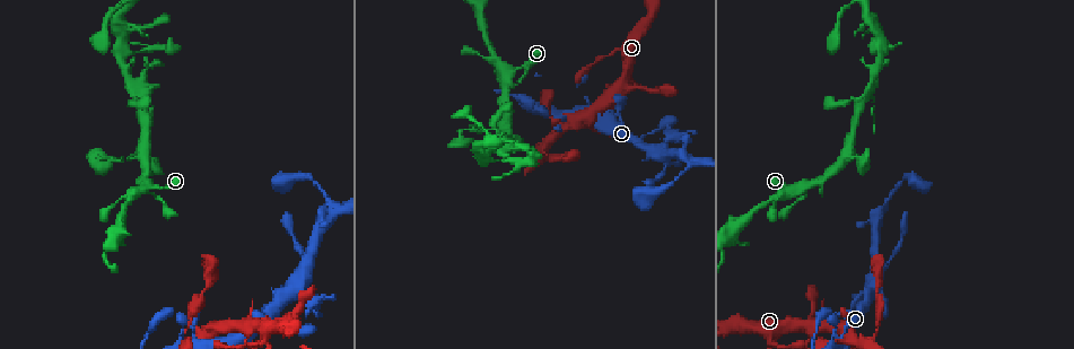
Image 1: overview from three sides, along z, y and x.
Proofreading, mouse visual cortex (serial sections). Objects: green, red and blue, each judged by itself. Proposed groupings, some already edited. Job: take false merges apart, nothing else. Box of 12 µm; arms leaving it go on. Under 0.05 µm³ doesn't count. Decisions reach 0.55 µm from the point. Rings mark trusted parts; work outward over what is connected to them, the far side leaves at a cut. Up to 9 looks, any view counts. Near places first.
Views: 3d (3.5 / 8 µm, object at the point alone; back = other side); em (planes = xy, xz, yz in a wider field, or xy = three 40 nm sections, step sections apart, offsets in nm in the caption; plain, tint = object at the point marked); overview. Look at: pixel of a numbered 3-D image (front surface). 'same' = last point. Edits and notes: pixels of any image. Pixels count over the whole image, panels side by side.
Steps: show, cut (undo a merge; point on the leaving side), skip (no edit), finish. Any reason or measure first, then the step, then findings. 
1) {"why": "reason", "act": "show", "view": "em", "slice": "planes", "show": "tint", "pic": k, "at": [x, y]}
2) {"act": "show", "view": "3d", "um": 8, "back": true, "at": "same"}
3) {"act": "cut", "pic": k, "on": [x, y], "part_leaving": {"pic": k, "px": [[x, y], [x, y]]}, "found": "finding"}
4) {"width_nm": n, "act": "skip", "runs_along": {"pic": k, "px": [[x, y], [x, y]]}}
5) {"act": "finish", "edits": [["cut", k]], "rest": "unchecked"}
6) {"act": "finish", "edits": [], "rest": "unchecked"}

{"why": "narrows sharply", "act": "show", "view": "3d", "um": 3.5, "pic": 1, "at": [146, 188]}

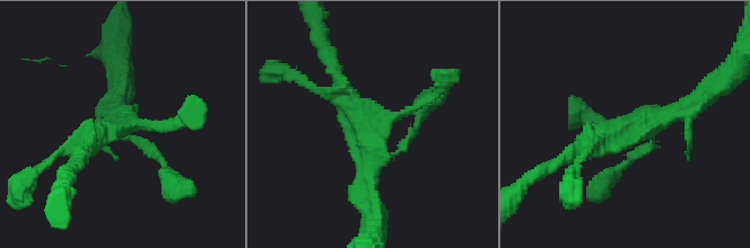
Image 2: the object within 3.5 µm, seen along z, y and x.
{"act": "show", "view": "em", "slice": "xy", "step": 2, "show": "plain", "pic": 2, "at": [374, 131]}

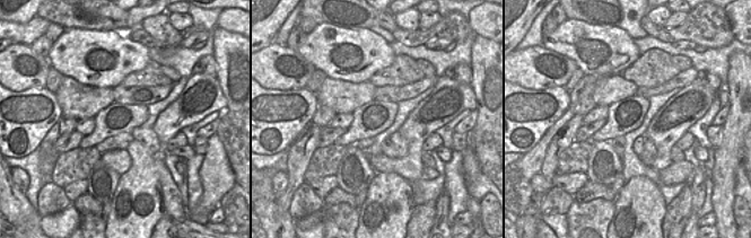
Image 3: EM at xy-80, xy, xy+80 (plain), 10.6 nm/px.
{"act": "show", "view": "em", "slice": "xy", "step": 2, "show": "tint", "at": "same"}

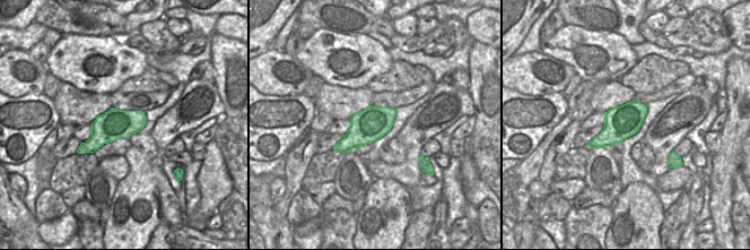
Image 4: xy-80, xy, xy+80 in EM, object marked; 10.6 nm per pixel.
{"width_nm": 340, "act": "skip", "runs_along": {"pic": 2, "px": [[441, 90], [371, 133], [371, 197]]}, "found": "one cell here"}

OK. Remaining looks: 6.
{"why": "narrows sharply", "act": "show", "view": "3d", "um": 8, "pic": 1, "at": [621, 85]}

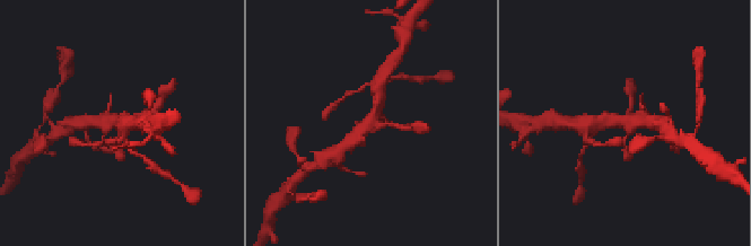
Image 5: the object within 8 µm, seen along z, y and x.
{"act": "show", "view": "em", "slice": "xy", "step": 2, "show": "tint", "pic": 5, "at": [624, 121]}

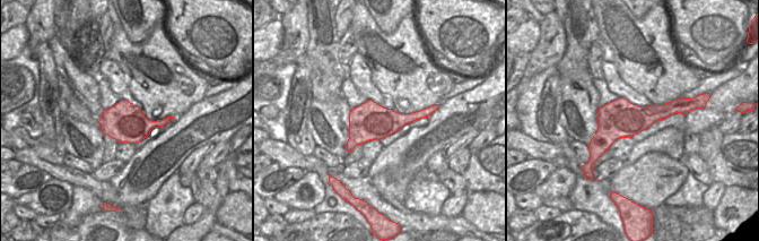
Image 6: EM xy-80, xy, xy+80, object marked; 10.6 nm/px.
{"arm_widths_nm": [150, 150, 350, 350], "act": "skip", "runs_along": {"pic": 5, "px": [[380, 90], [374, 117], [347, 143]]}, "found": "all the same cell"}

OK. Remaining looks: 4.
{"why": "sharp bend", "act": "show", "view": "3d", "um": 3.5, "pic": 1, "at": [548, 156]}

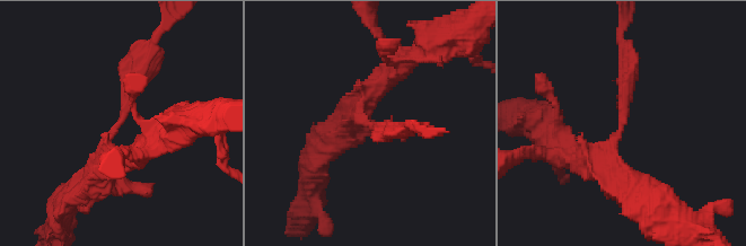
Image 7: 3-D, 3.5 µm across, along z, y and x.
{"arms": 4, "arm_widths_nm": [250, 300, 350, 350], "why": "now the EM", "act": "show", "view": "em", "slice": "xy", "step": 2, "show": "tint", "pic": 7, "at": [114, 128]}

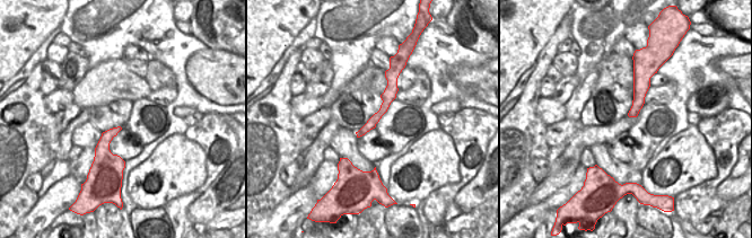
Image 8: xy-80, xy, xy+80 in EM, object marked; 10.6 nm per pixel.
{"act": "show", "view": "em", "slice": "planes", "show": "tint", "at": "same"}

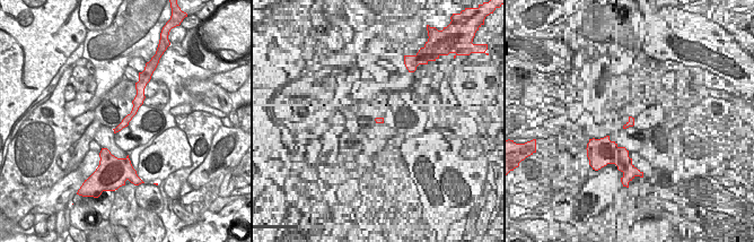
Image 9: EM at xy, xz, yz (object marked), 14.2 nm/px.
{"act": "skip", "found": "all the same cell"}

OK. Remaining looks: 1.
{"act": "finish", "edits": [], "rest": "unchecked"}

